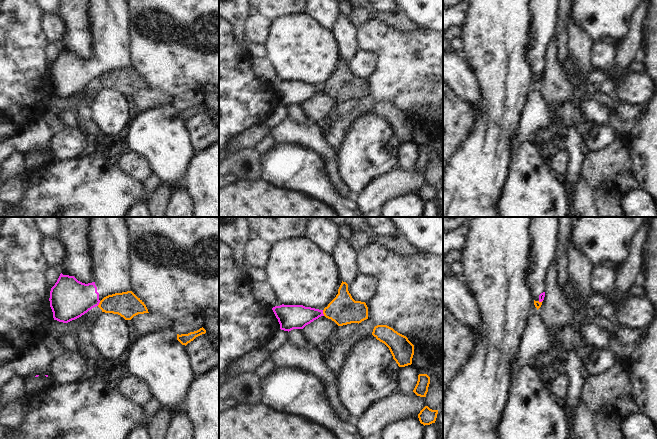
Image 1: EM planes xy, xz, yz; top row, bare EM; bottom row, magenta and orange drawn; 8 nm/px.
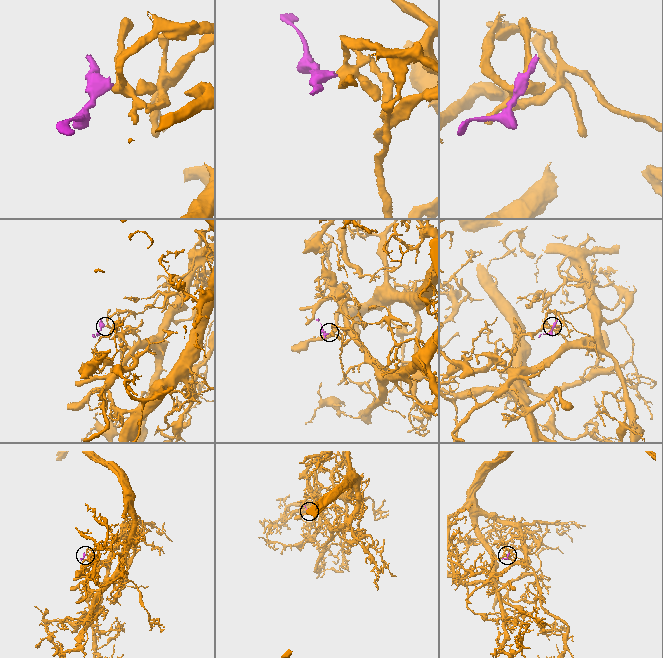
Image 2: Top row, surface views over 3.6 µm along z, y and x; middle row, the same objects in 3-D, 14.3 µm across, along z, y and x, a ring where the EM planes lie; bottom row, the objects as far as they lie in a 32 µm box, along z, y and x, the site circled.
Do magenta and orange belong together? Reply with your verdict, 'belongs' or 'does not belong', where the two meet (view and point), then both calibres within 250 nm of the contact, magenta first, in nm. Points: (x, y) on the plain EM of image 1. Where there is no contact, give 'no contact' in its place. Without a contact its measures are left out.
does not belong | xz (322, 89) | 190/240 nm

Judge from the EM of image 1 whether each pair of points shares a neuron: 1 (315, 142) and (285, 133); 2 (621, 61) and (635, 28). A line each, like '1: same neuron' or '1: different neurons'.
1: same neuron
2: same neuron

